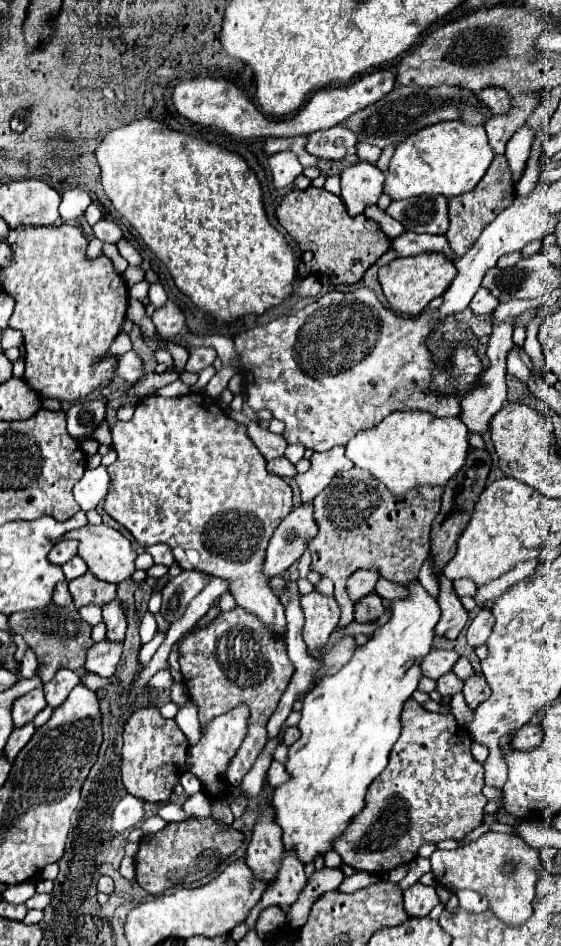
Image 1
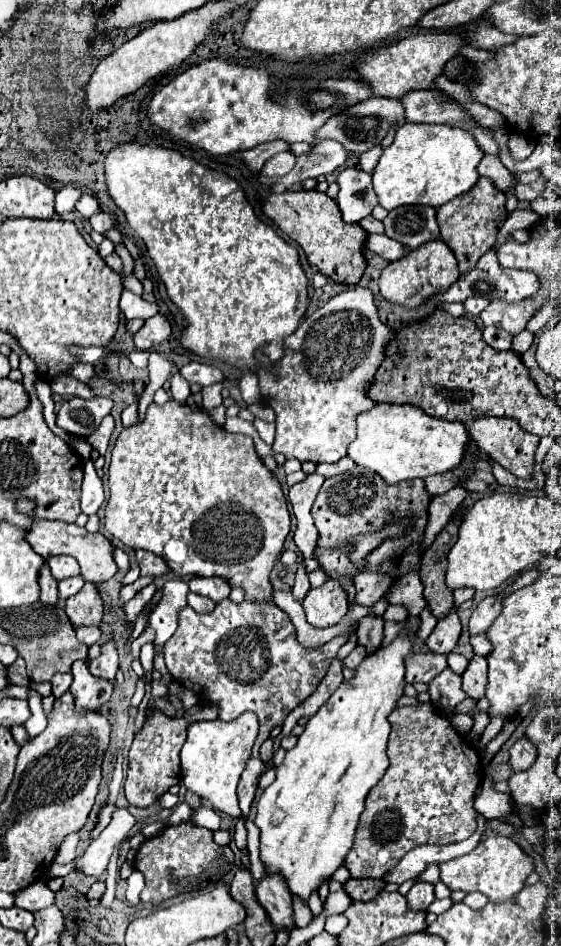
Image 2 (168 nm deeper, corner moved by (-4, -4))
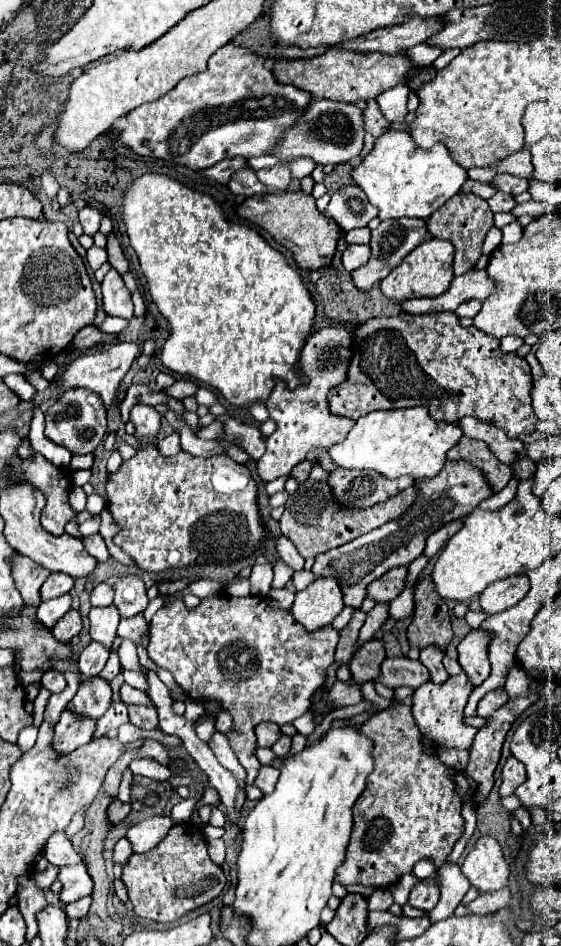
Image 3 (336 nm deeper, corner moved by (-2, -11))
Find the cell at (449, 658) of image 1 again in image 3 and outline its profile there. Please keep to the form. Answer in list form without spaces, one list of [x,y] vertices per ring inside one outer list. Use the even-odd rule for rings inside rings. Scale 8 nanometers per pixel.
[[[387,657],[381,663],[381,683],[389,689],[397,689],[409,685],[417,689],[419,685],[431,679],[429,671],[421,665],[421,661],[413,661],[409,657]]]

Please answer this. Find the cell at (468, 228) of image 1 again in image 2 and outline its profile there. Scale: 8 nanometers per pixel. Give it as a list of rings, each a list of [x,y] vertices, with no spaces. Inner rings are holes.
[[[481,178],[469,194],[461,194],[461,198],[453,198],[445,206],[437,208],[437,224],[441,228],[441,240],[453,250],[457,262],[459,262],[459,272],[465,274],[475,268],[477,260],[491,250],[497,230],[501,224],[507,220],[505,212],[505,194],[499,192],[489,178]]]

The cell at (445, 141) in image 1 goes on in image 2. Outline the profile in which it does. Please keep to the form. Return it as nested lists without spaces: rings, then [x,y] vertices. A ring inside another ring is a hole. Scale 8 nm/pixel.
[[[409,124],[397,128],[395,140],[387,146],[373,170],[373,190],[385,210],[399,206],[443,206],[455,196],[471,190],[477,180],[477,164],[483,152],[465,130],[445,124]]]

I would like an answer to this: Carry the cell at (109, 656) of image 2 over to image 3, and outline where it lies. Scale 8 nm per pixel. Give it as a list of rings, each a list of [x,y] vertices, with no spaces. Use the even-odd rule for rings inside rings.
[[[93,675],[81,681],[77,695],[71,699],[71,705],[67,705],[73,711],[79,711],[83,717],[101,717],[113,703],[113,689],[107,679]]]

